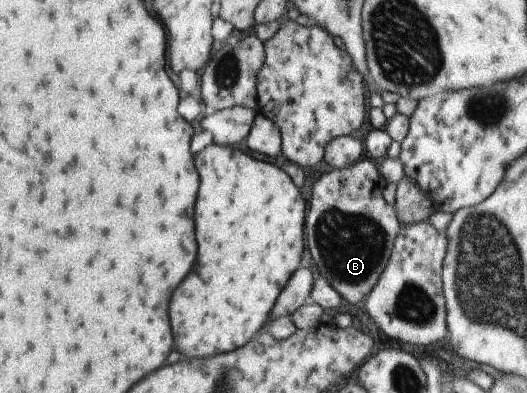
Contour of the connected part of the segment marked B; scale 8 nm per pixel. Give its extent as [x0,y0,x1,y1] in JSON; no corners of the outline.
[306,158,401,305]

